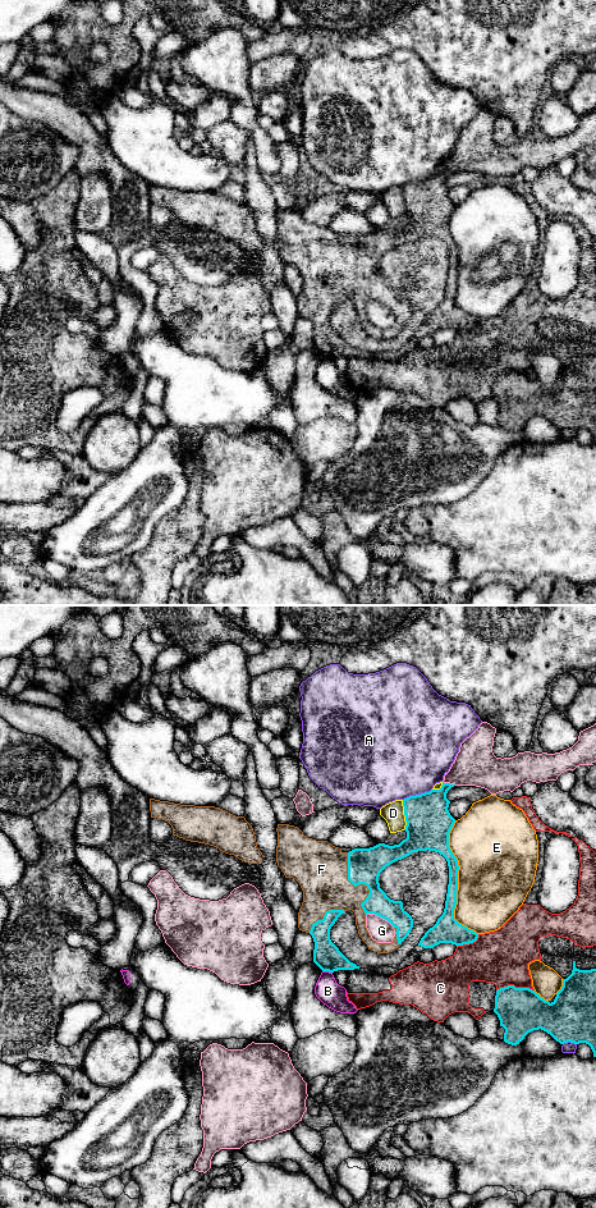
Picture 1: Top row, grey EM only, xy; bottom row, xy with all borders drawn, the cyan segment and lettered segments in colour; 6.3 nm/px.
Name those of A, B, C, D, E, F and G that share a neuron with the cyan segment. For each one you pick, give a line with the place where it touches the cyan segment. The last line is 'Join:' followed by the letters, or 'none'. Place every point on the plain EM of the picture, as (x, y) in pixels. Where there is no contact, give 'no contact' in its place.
F: xy (357, 270)
Join: F

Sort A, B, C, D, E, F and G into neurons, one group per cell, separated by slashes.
A / B / C / D / E / F / G

